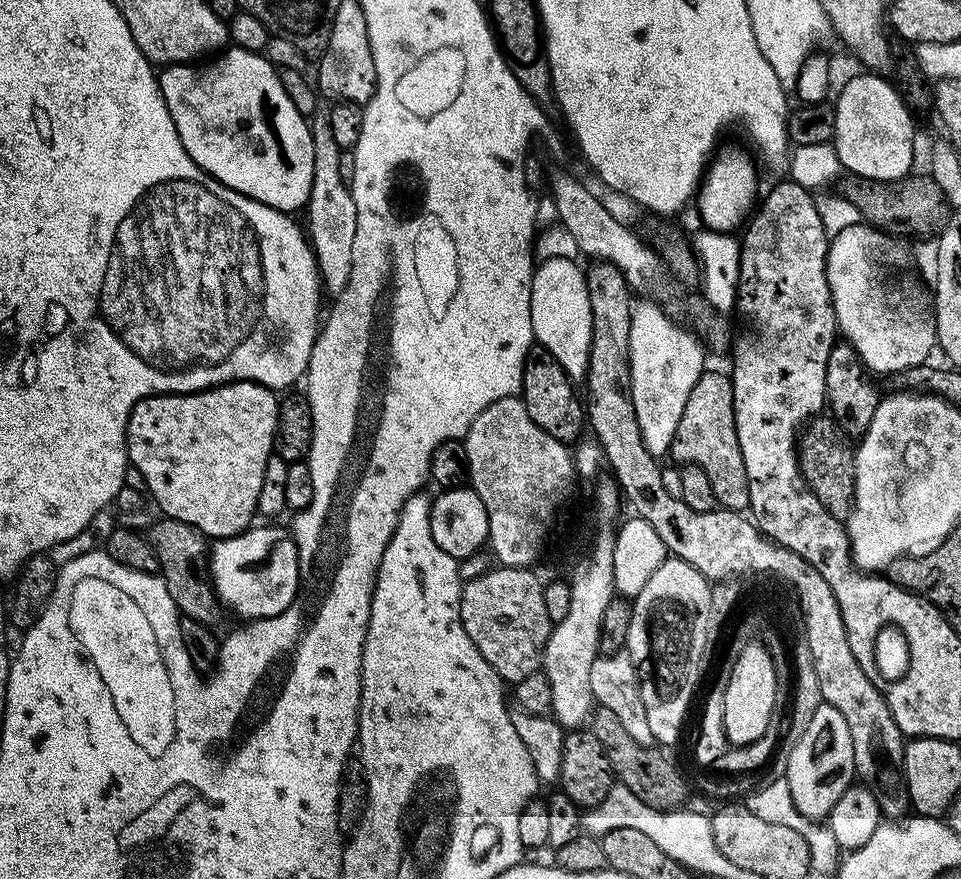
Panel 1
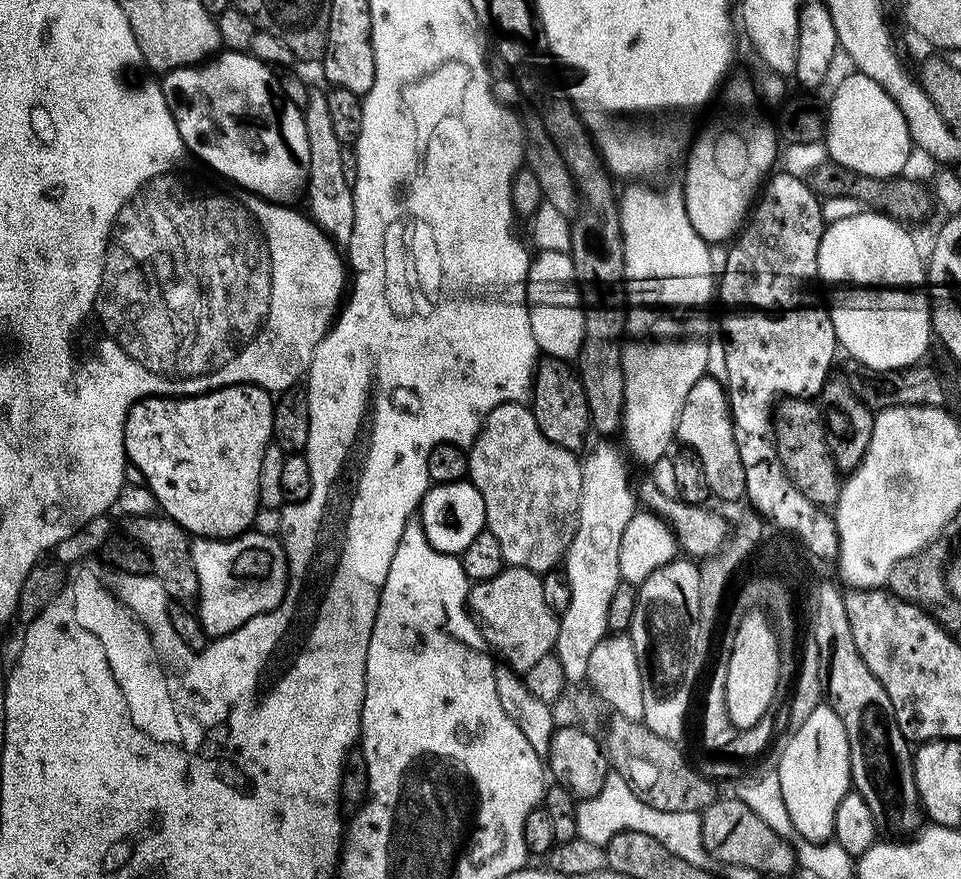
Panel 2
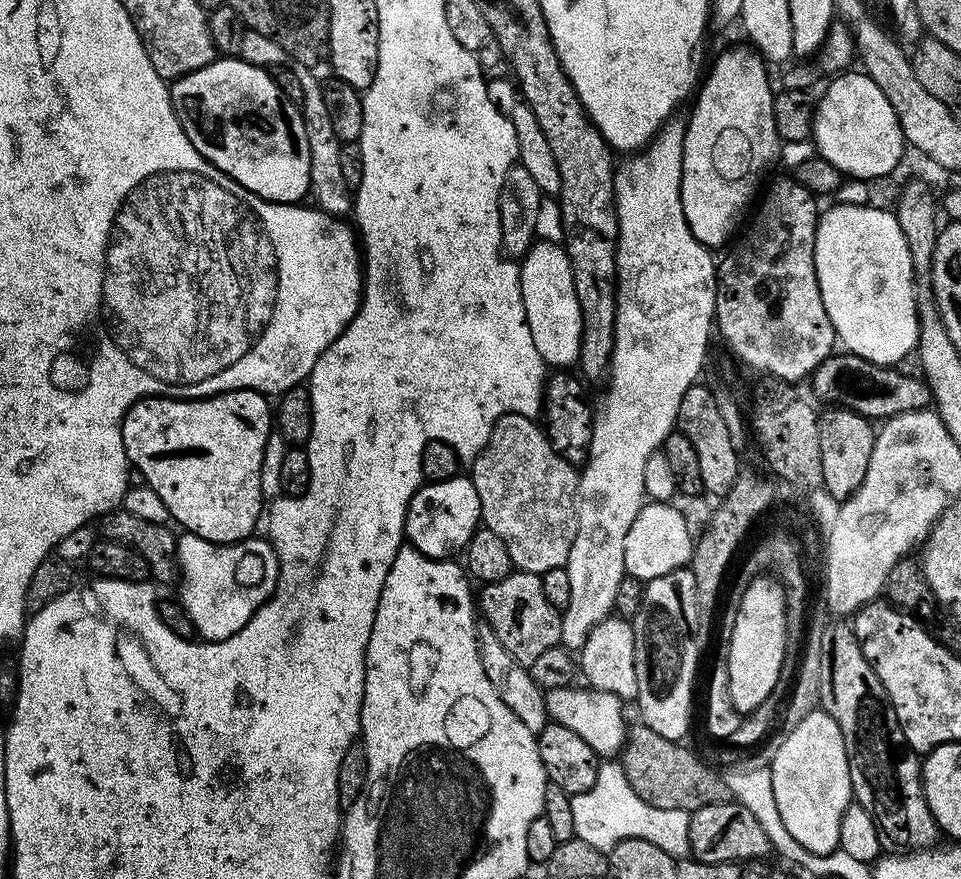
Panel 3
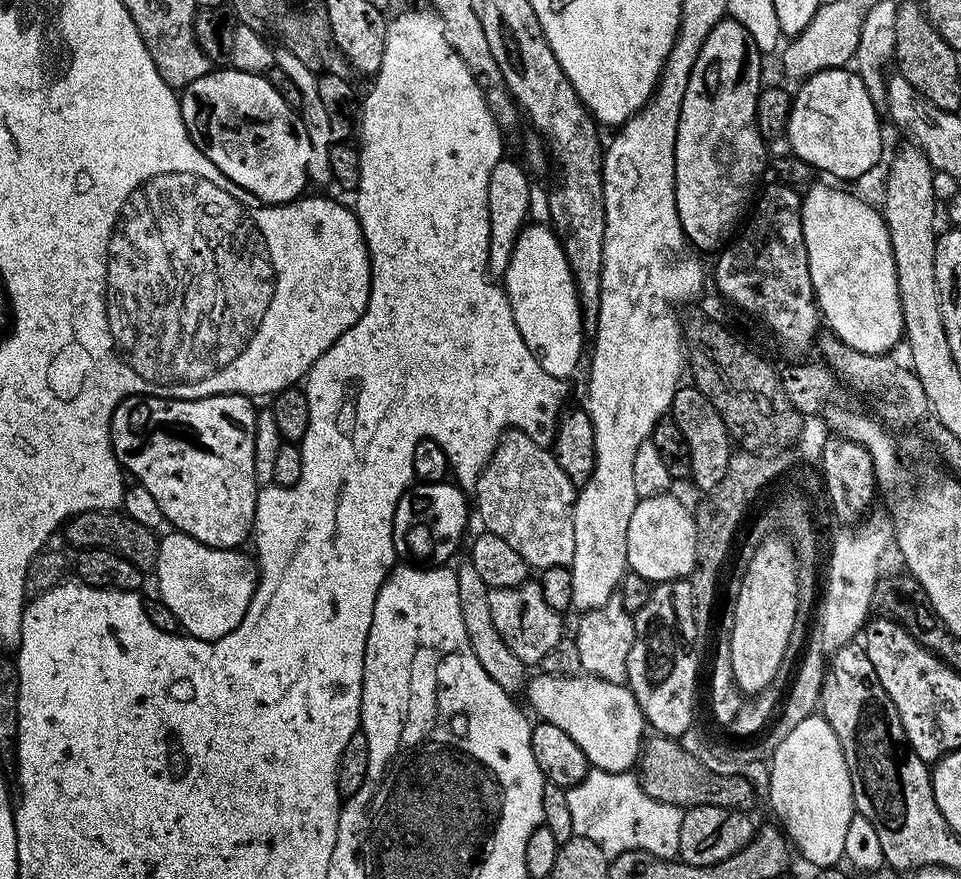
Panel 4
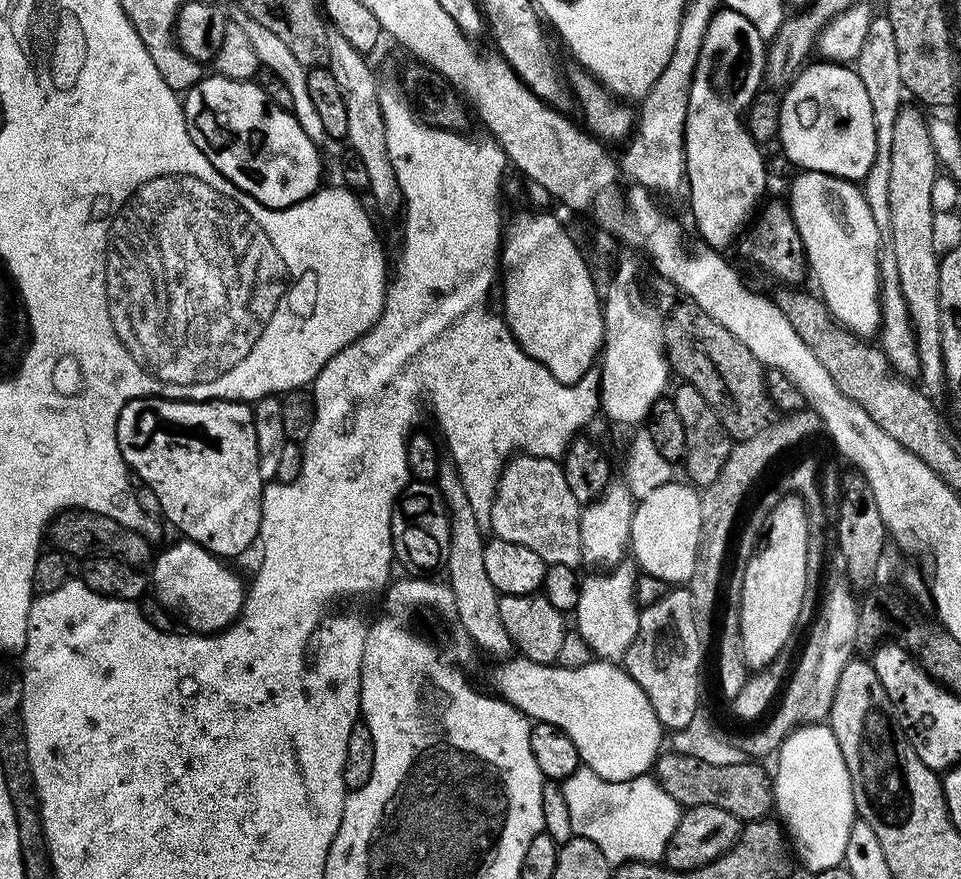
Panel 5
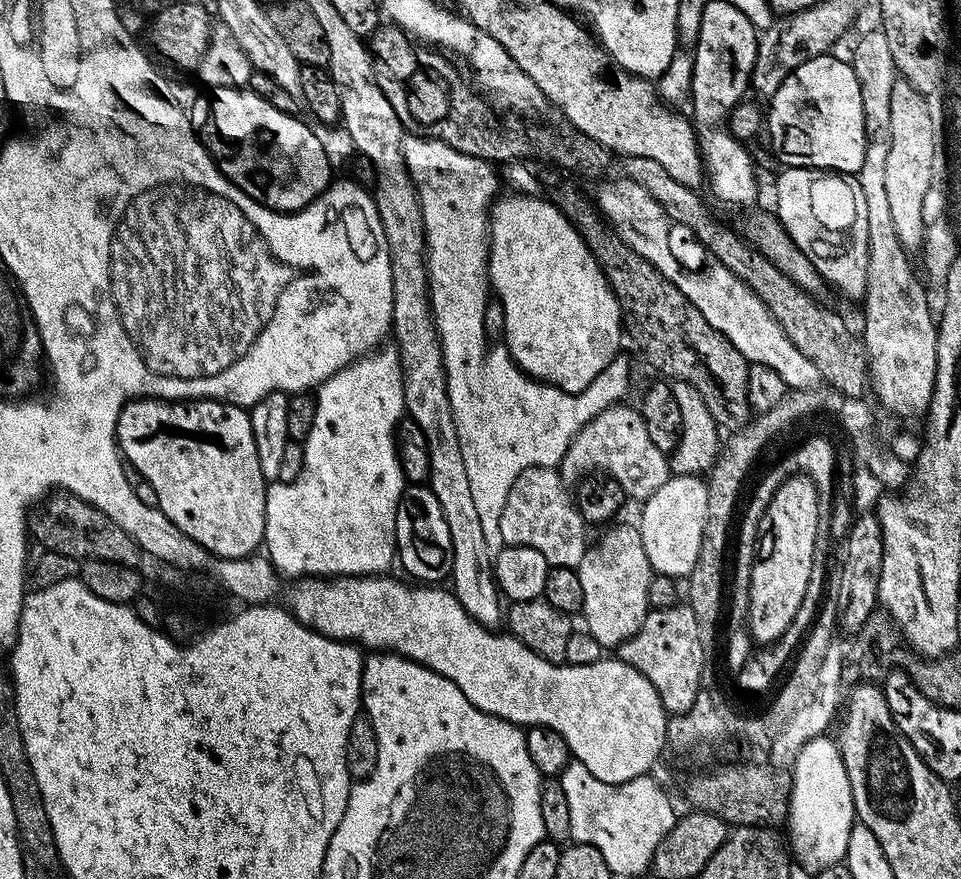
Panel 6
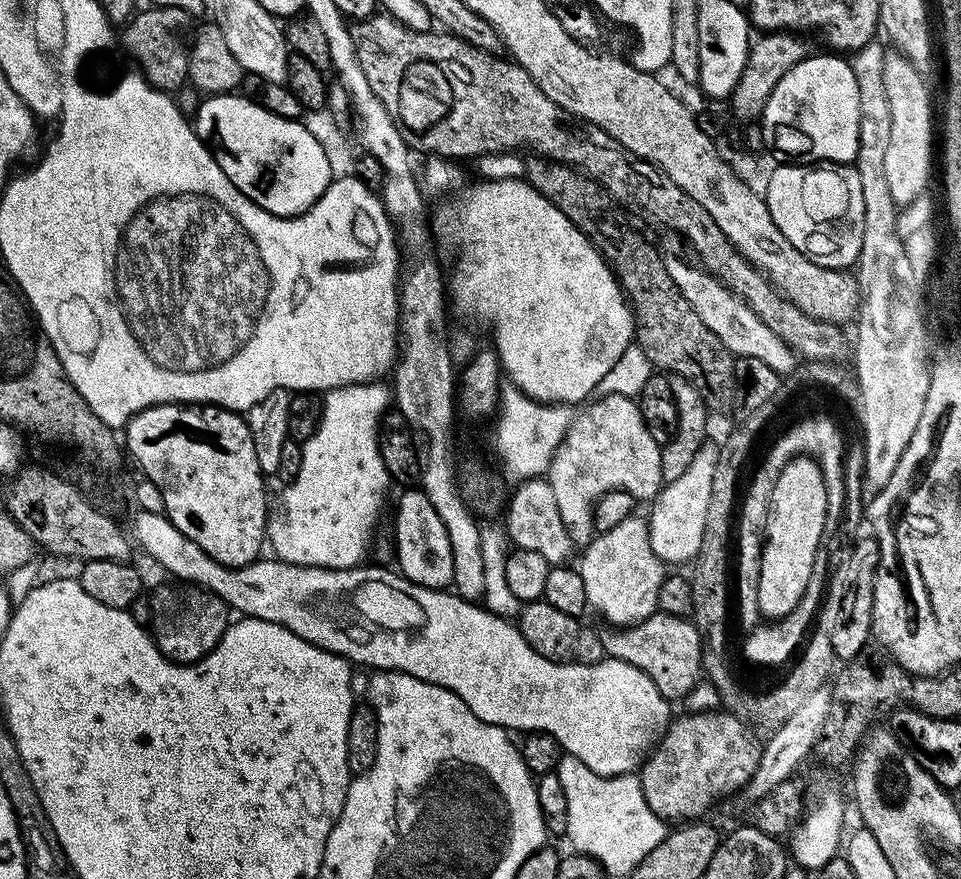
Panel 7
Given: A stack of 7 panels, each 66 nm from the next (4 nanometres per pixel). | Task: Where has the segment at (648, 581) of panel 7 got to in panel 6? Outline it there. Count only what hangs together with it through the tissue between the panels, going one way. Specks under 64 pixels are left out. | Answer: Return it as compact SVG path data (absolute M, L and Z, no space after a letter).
M617 523L597 544L593 543L584 552L575 572L582 582L584 607L583 627L606 650L619 649L642 626L649 614L648 594L654 575L649 558L646 556L642 538L636 526Z

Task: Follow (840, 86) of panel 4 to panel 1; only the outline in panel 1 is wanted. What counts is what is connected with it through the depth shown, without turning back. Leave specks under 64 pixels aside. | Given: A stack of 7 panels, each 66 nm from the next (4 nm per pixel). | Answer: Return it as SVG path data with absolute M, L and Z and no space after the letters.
M880 74L852 76L844 84L840 97L834 100L836 110L836 134L834 147L841 165L853 176L865 176L871 180L900 180L909 175L912 168L912 139L916 132L912 129L913 113L909 111L901 93Z

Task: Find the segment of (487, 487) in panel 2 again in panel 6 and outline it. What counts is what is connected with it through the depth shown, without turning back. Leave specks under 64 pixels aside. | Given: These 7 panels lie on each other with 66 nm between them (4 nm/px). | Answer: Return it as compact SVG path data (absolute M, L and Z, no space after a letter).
M555 468L522 470L514 486L510 486L506 506L502 506L501 526L505 545L538 550L551 567L577 568L590 544L584 541L585 522L570 492L564 488L567 488L566 481Z

